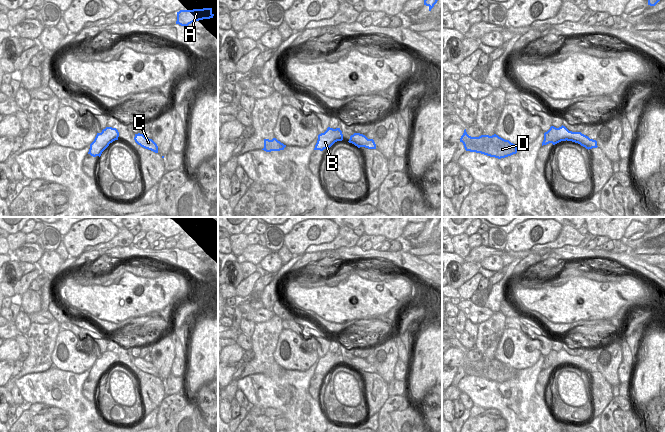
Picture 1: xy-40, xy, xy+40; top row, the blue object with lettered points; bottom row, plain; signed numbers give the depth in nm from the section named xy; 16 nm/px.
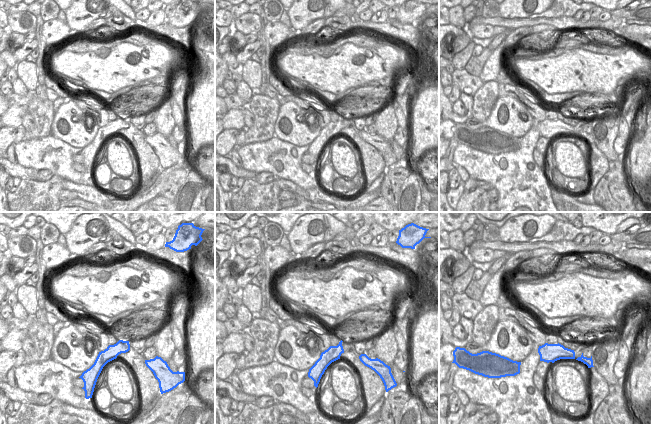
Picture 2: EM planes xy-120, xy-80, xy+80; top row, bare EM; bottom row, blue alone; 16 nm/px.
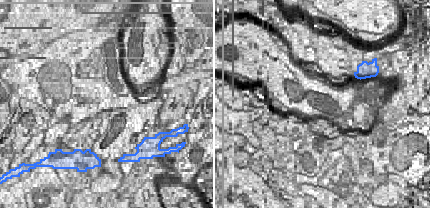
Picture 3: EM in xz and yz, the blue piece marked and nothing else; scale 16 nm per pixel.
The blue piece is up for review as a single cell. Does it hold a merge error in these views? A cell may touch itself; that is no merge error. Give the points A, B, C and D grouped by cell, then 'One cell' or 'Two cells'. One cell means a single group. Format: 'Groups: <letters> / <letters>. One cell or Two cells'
Groups: A B / C D. Two cells

